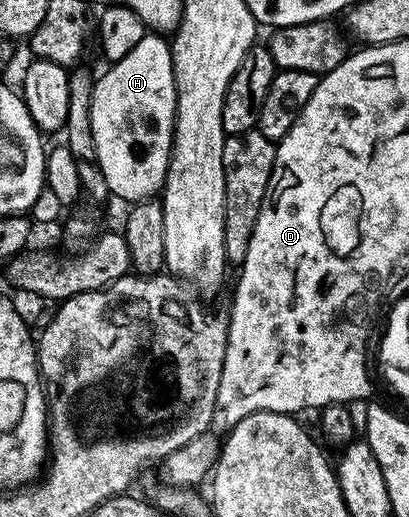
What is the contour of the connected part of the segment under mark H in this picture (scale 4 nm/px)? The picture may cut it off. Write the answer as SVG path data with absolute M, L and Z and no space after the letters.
M142 35L139 43L123 55L123 59L112 62L102 77L98 76L93 83L93 98L91 99L91 135L95 135L95 151L99 155L99 167L103 171L103 179L107 179L107 187L114 198L122 197L128 203L136 203L153 199L162 192L165 176L169 170L169 155L173 152L173 123L177 120L177 88L173 78L173 50L170 42L161 35Z

